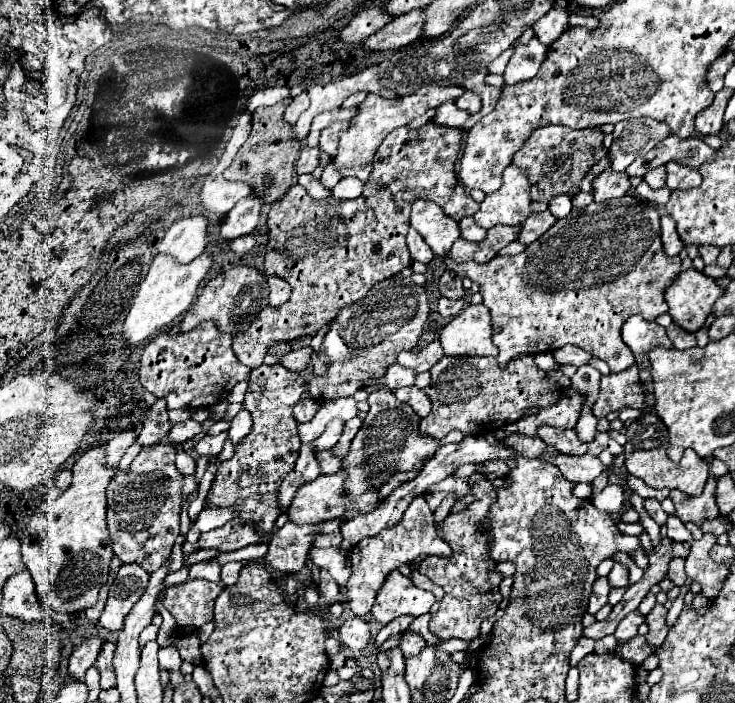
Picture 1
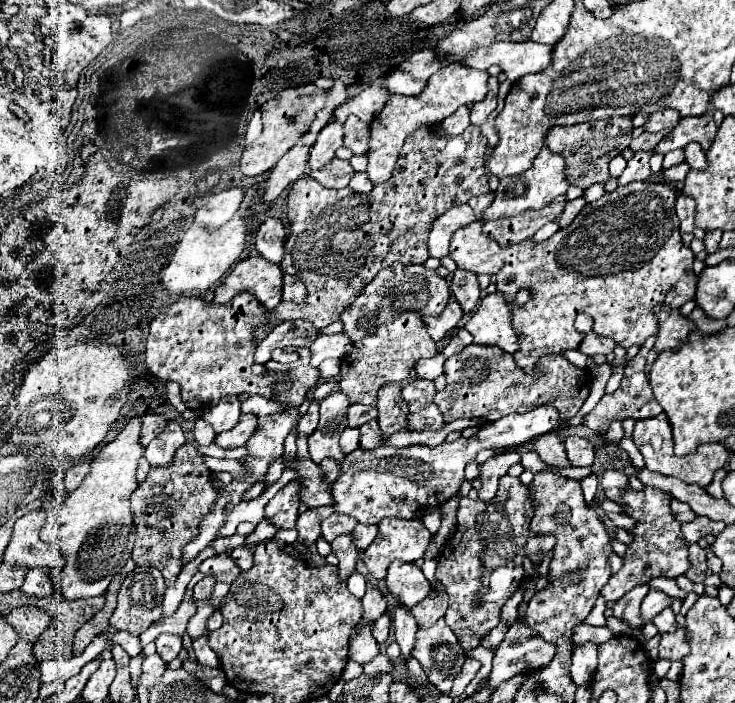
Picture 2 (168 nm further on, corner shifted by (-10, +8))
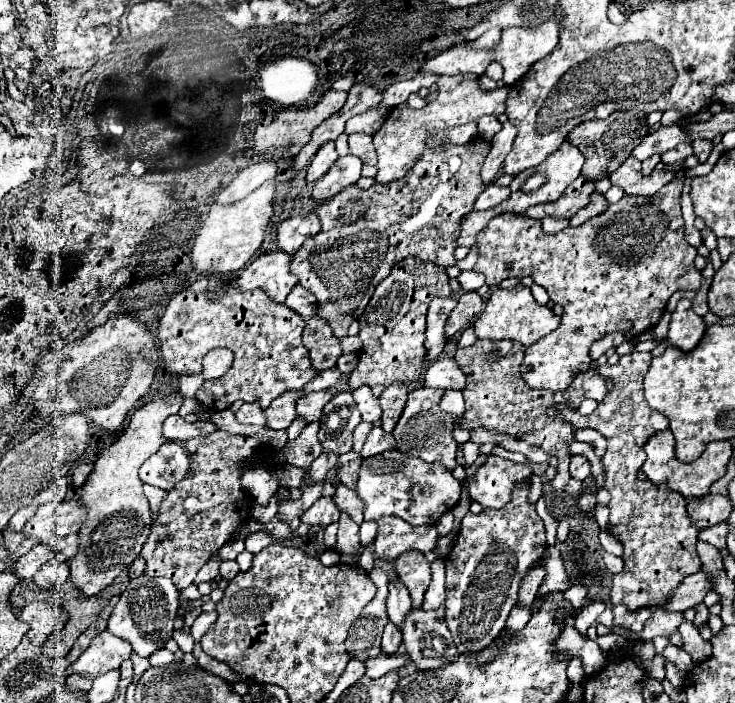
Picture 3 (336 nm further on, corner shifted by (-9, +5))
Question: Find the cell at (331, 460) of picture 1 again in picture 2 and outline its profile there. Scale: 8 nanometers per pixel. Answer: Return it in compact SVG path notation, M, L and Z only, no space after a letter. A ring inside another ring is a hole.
M345 428L343 434L341 434L339 444L341 444L341 450L343 450L345 454L357 450L357 448L359 448L359 430L357 430L357 428Z

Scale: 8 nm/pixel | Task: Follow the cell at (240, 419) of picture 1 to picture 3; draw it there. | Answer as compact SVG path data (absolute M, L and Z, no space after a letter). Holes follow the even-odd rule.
M330 389L308 393L304 399L300 399L300 401L296 403L296 411L298 411L298 415L300 415L302 419L318 421L320 415L322 415L322 407L324 407L324 403L328 403L330 399L332 399Z

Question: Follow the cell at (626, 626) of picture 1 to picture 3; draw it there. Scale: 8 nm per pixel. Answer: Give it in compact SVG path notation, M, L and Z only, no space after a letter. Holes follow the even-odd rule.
M698 571L694 575L688 575L682 585L678 585L674 591L674 597L662 607L666 611L686 611L690 607L696 607L704 601L706 593L712 591L712 577L706 571Z

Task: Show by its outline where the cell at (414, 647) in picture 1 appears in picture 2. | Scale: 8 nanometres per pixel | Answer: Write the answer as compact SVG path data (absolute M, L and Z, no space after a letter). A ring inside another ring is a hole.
M439 592L437 598L427 596L419 606L415 606L411 610L411 614L417 618L417 626L419 628L431 628L431 624L435 624L435 620L445 616L447 610L447 594Z

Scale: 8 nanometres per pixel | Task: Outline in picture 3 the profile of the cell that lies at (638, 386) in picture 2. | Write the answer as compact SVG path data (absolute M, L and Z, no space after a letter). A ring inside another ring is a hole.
M630 353L620 357L616 365L598 366L596 372L610 379L614 387L604 397L604 401L598 403L592 415L584 417L576 409L570 409L566 405L558 407L560 415L566 417L566 423L570 423L572 427L590 427L600 431L608 439L608 451L602 457L602 463L606 467L604 487L612 495L608 503L608 531L624 547L624 571L614 577L610 599L612 605L624 603L630 611L642 607L662 607L662 603L666 603L666 597L670 597L670 591L674 591L674 587L678 587L678 583L682 583L686 575L692 575L702 567L696 553L700 529L692 525L692 519L686 511L686 497L668 489L658 489L654 483L636 477L646 461L646 439L650 439L650 435L656 435L658 431L668 429L668 419L662 413L654 411L646 403L642 393L642 379L648 371L650 359L650 353Z

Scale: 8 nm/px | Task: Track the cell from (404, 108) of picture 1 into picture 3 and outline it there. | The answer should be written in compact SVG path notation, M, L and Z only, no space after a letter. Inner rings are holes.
M442 75L438 79L438 99L428 103L422 109L412 109L408 103L402 103L392 109L386 123L380 127L380 131L373 136L373 144L378 153L378 175L376 183L390 183L394 179L400 179L410 171L410 167L422 157L422 151L426 151L426 139L434 137L440 131L452 129L456 125L464 125L470 121L478 121L482 115L502 115L504 103L508 97L508 87L484 91L478 85L476 75Z

